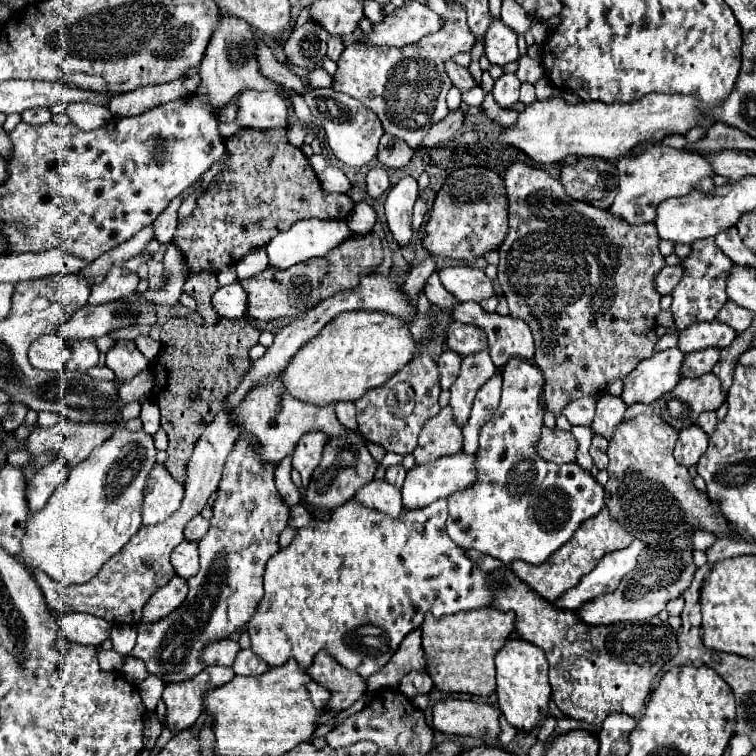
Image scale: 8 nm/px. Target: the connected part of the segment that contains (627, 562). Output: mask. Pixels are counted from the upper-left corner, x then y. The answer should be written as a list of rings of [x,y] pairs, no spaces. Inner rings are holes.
[[[634,540],[630,548],[606,554],[600,564],[590,574],[582,576],[580,584],[576,588],[570,588],[570,592],[566,592],[562,598],[558,598],[554,606],[560,606],[562,610],[578,610],[580,604],[584,604],[586,600],[614,592],[624,576],[638,566],[638,558],[644,548],[646,544]]]

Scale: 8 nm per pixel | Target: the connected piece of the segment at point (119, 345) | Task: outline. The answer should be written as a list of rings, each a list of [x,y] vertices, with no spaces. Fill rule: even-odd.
[[[118,340],[108,352],[106,352],[106,366],[114,370],[116,380],[128,382],[138,372],[146,370],[150,362],[146,356],[136,348],[132,340]]]

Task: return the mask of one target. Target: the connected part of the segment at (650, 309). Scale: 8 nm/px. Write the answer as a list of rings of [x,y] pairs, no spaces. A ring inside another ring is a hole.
[[[512,162],[506,172],[504,172],[504,184],[506,184],[506,196],[510,200],[510,232],[504,240],[504,244],[498,248],[500,254],[500,264],[498,264],[498,284],[508,300],[510,306],[510,316],[512,318],[520,318],[526,320],[532,334],[534,334],[534,342],[536,342],[536,354],[534,354],[534,364],[540,368],[540,372],[544,374],[544,402],[546,408],[552,414],[562,414],[562,408],[566,408],[566,404],[570,404],[570,400],[578,400],[582,396],[592,396],[596,398],[610,382],[614,380],[624,380],[638,362],[654,356],[656,352],[656,344],[658,344],[658,336],[656,336],[656,316],[662,310],[660,308],[660,292],[654,288],[654,276],[666,266],[664,256],[658,250],[660,244],[660,236],[654,228],[654,224],[626,224],[626,220],[618,220],[618,216],[610,216],[608,210],[602,208],[594,208],[586,202],[578,202],[572,200],[562,182],[552,176],[548,170],[530,166],[526,162]]]

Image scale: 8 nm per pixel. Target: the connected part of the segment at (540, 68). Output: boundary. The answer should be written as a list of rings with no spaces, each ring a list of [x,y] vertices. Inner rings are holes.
[[[528,55],[520,57],[516,76],[521,83],[535,84],[545,75],[544,66],[539,59],[530,58]]]

